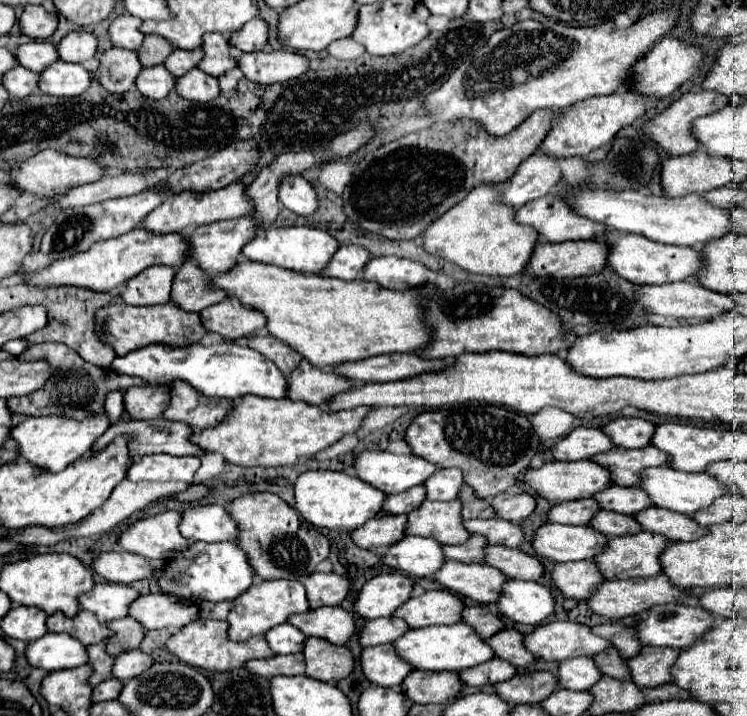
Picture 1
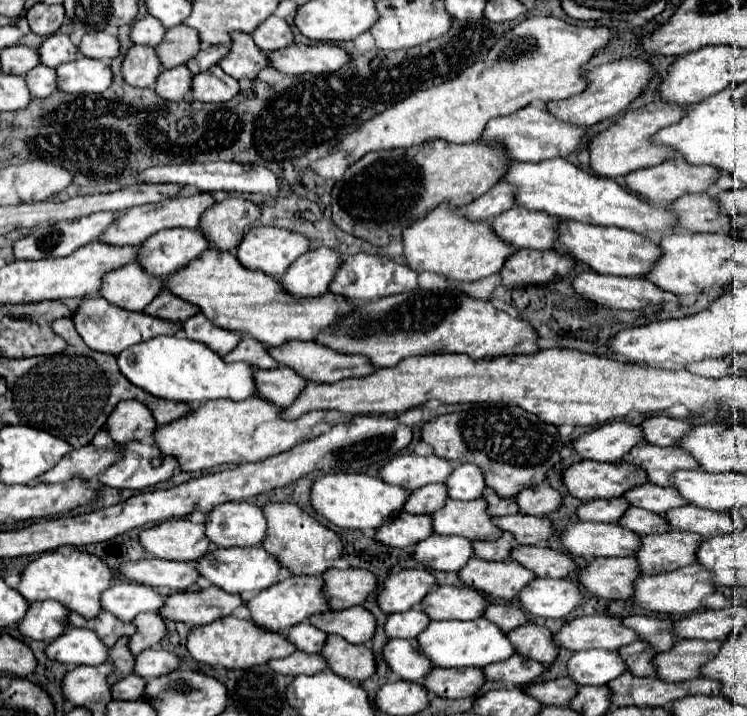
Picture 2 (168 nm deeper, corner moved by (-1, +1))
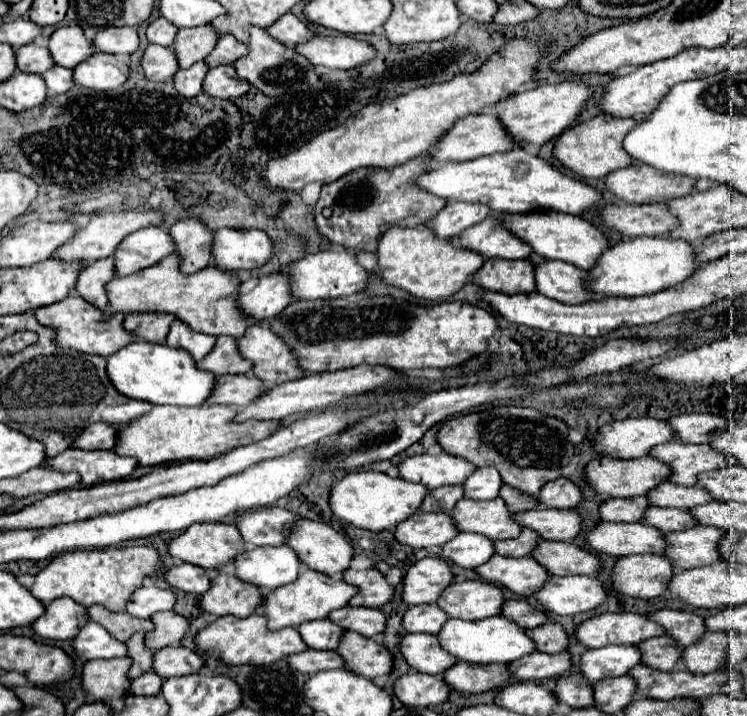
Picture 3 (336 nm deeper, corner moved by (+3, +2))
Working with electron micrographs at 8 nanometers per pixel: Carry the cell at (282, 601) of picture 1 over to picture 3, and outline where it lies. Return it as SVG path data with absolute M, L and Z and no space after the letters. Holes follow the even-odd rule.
M306 569L306 571L300 573L300 579L296 579L296 583L288 583L280 589L270 591L264 597L264 603L260 605L260 609L268 619L268 629L270 631L284 629L284 627L294 627L296 629L304 621L324 619L330 611L348 605L348 601L354 593L356 593L356 587L344 583L342 579L332 579L332 577L322 575L318 571ZM296 617L304 617L304 619L296 619Z

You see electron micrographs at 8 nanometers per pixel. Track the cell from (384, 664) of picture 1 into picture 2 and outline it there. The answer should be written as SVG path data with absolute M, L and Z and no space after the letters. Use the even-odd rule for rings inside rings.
M390 640L384 648L384 658L394 674L402 680L424 682L424 678L432 672L434 664L424 656L418 648L418 640Z

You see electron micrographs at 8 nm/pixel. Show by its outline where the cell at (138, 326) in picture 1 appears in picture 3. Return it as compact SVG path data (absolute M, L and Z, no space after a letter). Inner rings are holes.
M68 295L58 303L36 309L36 319L46 327L56 329L56 341L62 347L72 347L90 355L110 357L118 349L136 341L136 337L130 331L124 331L124 315L118 313L112 315L112 319L108 319L108 313L100 311L98 307L92 307L90 303L84 303L84 299L80 299L78 295Z

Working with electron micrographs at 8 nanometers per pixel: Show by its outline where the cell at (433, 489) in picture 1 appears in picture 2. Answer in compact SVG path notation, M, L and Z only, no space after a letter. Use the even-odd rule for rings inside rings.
M474 464L458 466L448 478L448 494L456 500L476 500L486 488L486 478L482 470Z

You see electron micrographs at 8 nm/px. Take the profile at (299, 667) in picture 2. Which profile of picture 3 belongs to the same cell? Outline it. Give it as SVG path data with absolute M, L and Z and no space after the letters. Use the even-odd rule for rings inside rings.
M306 649L302 653L294 653L286 657L288 663L292 663L294 671L312 675L318 671L326 671L326 669L340 669L342 657L336 651L316 651L316 649Z

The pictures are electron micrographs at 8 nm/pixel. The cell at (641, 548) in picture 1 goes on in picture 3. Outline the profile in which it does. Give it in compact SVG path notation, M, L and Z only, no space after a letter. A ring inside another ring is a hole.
M702 525L684 529L684 531L666 533L664 535L666 549L662 555L672 561L676 571L708 565L720 559L716 545L722 535L724 533L720 529L702 527Z

